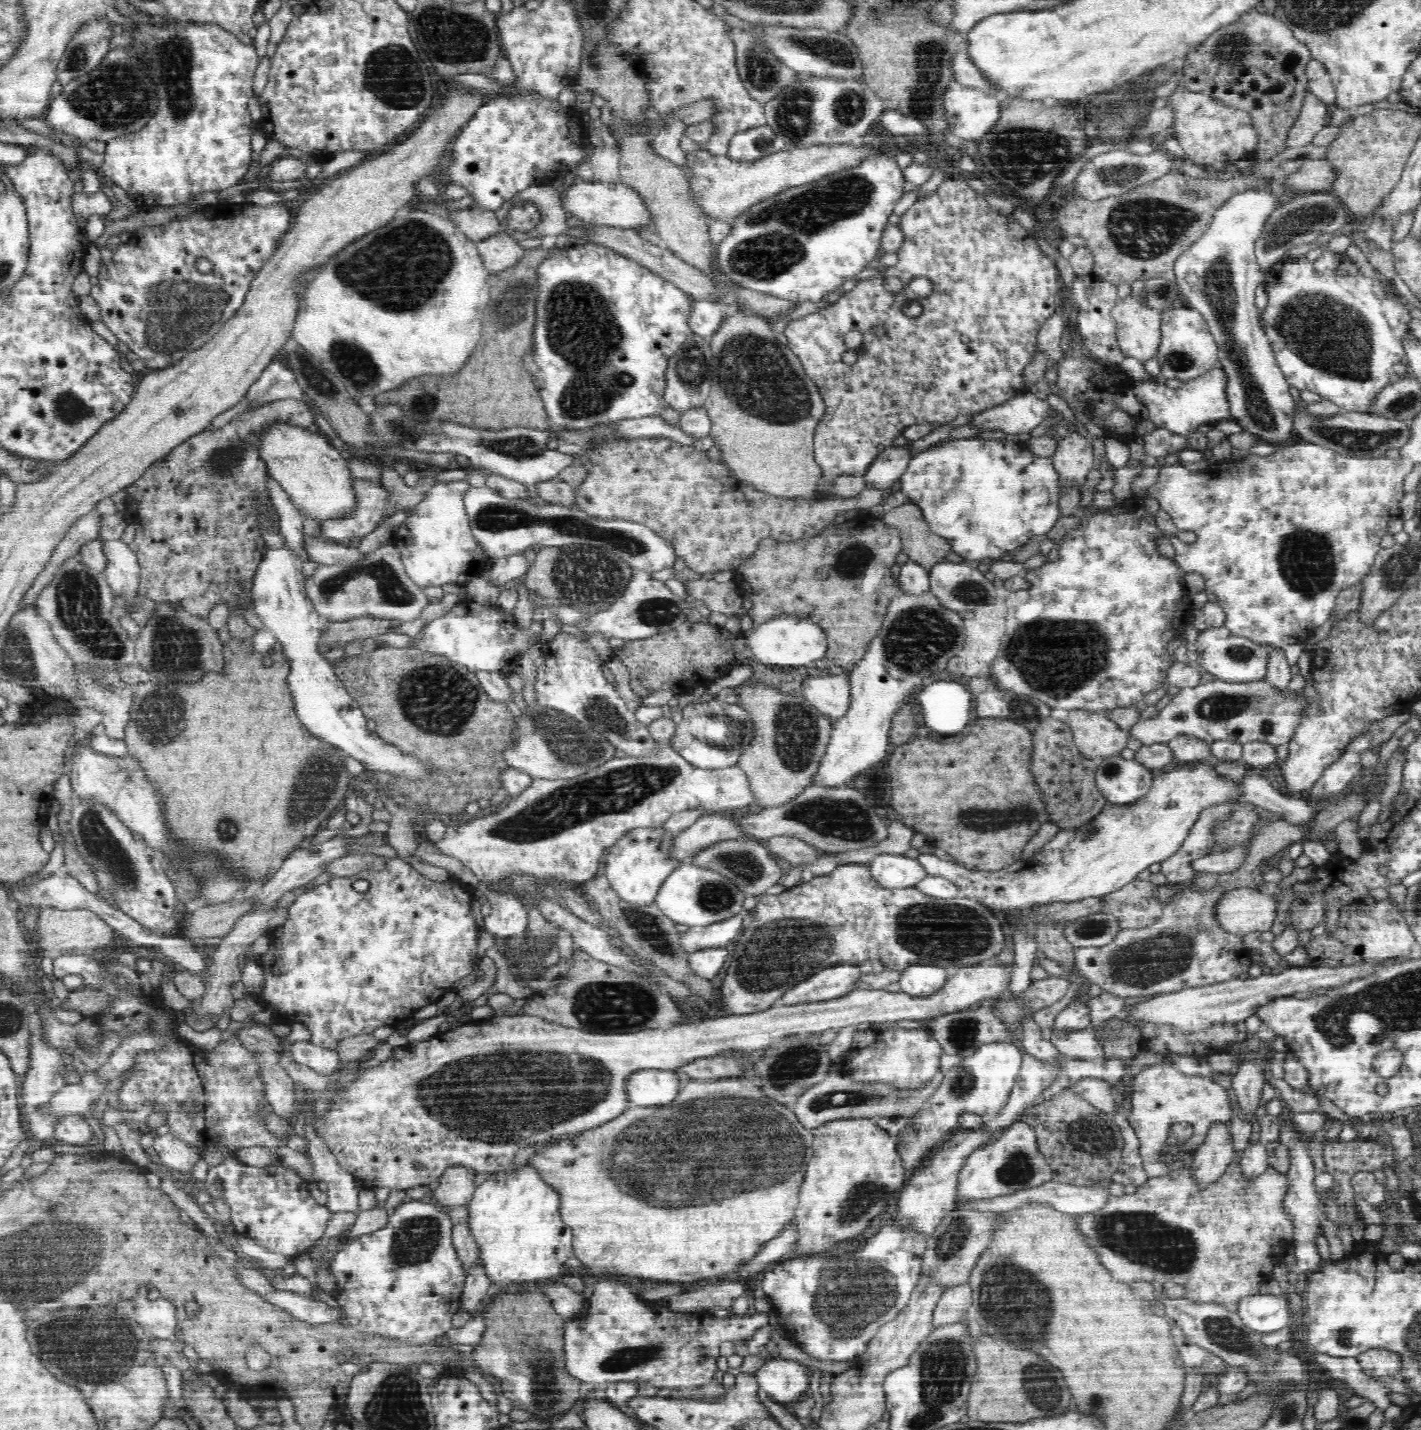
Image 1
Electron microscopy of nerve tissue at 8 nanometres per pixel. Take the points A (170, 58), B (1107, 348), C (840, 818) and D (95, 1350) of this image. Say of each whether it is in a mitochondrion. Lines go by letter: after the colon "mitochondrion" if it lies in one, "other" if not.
A: mitochondrion
B: other
C: mitochondrion
D: mitochondrion

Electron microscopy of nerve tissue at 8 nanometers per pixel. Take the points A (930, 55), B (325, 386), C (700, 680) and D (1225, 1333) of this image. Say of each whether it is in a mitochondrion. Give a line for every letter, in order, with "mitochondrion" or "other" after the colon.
A: mitochondrion
B: mitochondrion
C: other
D: mitochondrion

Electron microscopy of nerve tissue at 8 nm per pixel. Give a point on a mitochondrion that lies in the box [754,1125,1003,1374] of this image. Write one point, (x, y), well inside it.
(847, 1299)

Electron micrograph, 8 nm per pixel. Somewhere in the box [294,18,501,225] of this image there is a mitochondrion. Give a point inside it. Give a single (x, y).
(392, 73)

